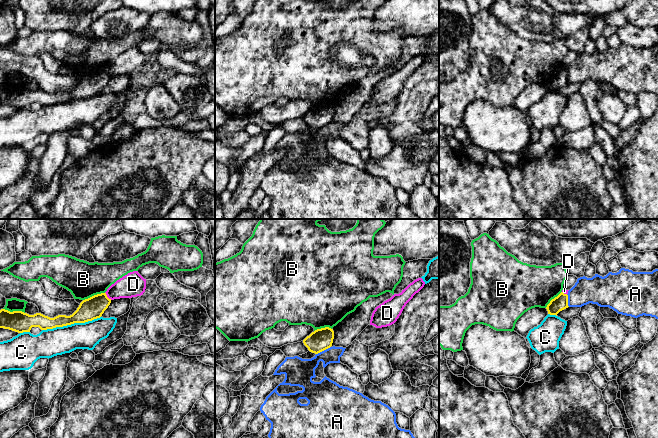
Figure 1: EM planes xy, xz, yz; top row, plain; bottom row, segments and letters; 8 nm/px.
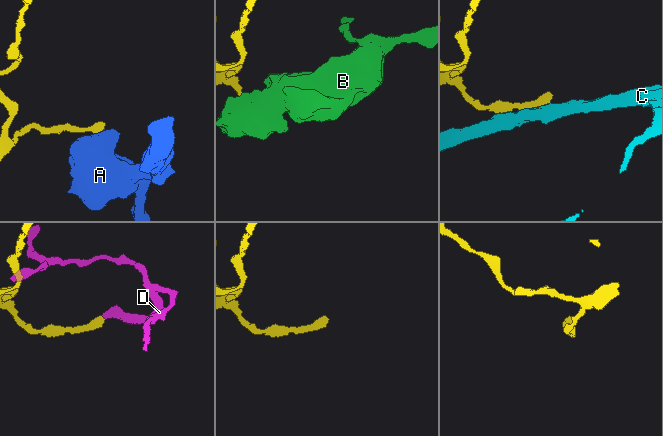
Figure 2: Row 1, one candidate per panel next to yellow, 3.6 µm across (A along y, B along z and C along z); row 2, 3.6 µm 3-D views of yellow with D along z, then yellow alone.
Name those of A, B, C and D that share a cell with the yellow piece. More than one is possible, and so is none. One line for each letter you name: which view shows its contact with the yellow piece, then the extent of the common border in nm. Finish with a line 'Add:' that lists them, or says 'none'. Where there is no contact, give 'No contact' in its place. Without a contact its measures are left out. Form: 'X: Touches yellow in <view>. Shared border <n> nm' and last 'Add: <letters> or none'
Add: none

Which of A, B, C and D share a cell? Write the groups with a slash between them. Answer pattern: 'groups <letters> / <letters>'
groups A / B / C / D

